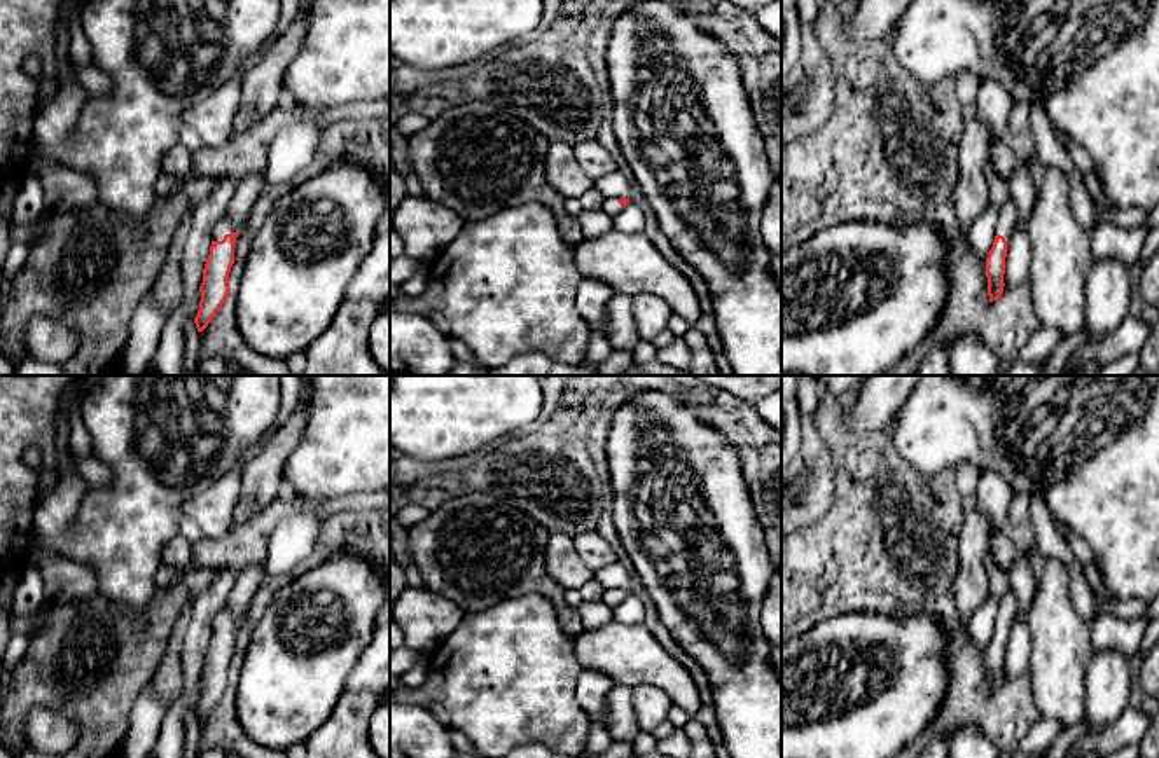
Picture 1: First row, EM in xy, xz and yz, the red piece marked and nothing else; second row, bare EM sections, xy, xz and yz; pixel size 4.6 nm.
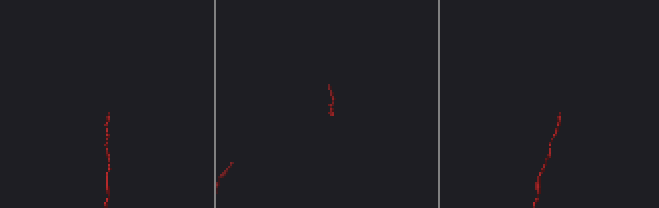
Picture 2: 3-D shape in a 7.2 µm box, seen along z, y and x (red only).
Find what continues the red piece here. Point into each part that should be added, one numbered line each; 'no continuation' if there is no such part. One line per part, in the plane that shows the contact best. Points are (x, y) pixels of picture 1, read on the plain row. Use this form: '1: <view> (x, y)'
1: xy (222, 619)

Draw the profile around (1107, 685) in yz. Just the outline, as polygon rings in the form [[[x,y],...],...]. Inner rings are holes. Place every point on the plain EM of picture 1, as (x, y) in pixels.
[[[1093,651],[1082,685],[1087,732],[1098,734],[1112,725],[1129,707],[1129,658],[1121,651]]]

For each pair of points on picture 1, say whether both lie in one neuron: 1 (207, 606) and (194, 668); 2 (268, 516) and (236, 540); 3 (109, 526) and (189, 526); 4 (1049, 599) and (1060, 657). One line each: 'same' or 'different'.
1: same
2: same
3: different
4: same

